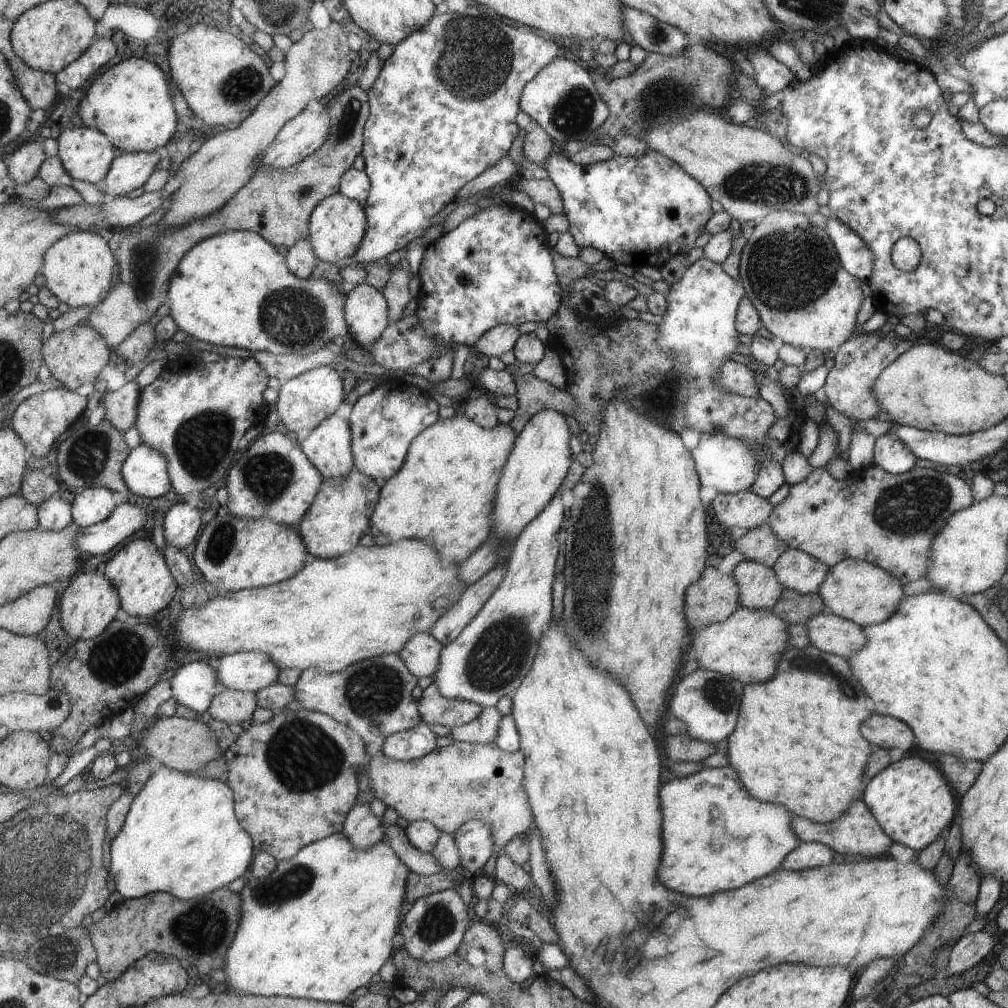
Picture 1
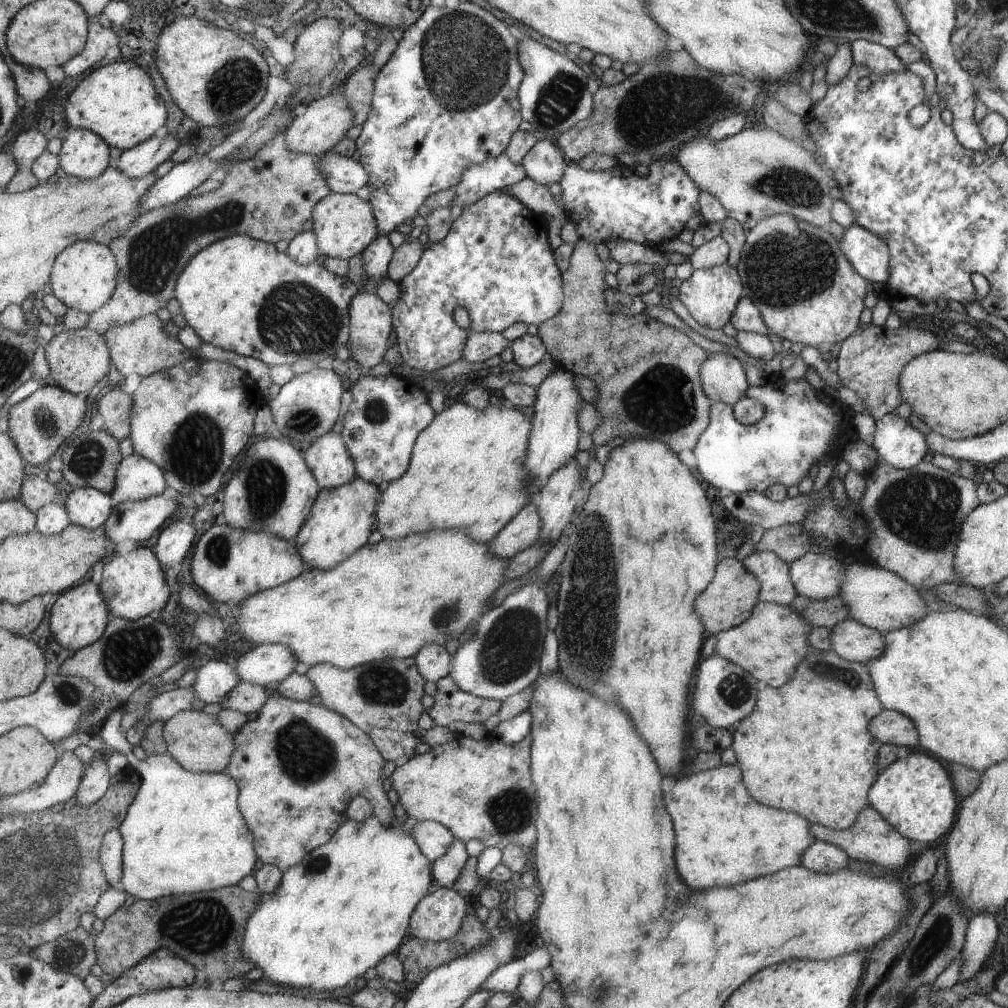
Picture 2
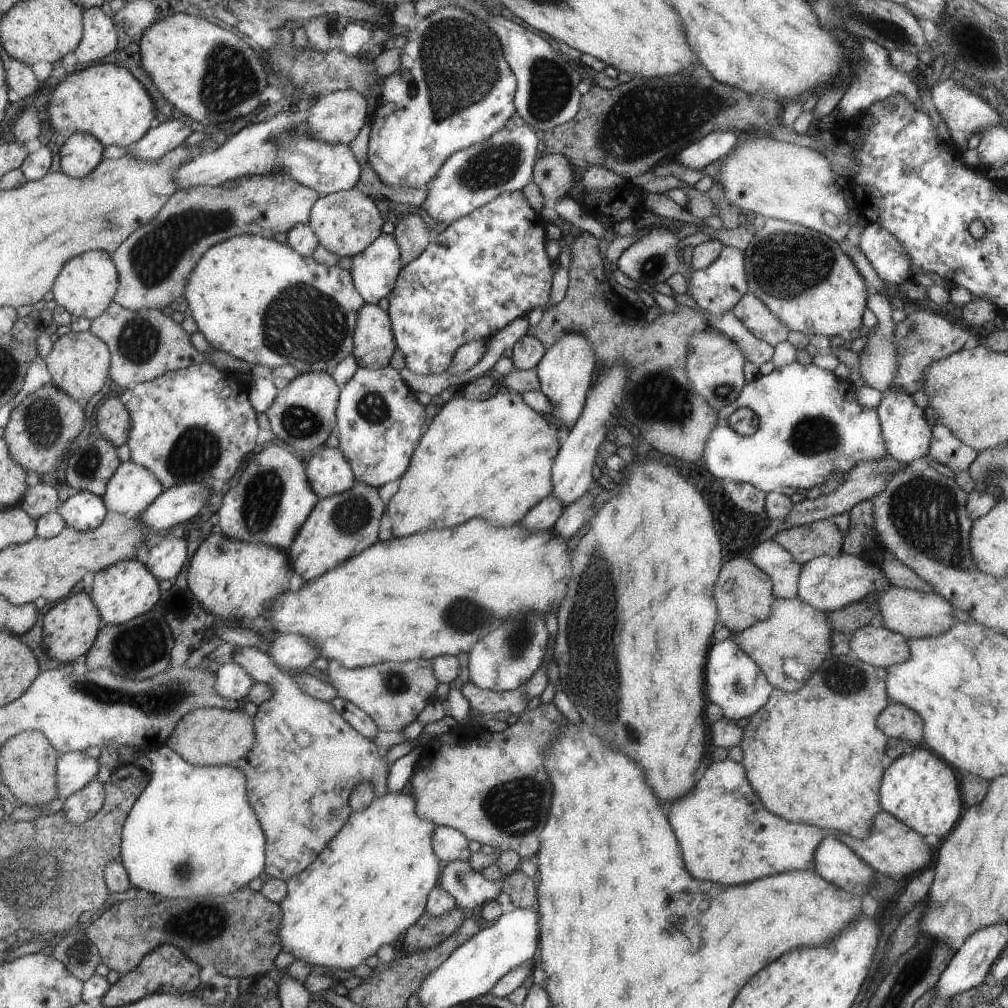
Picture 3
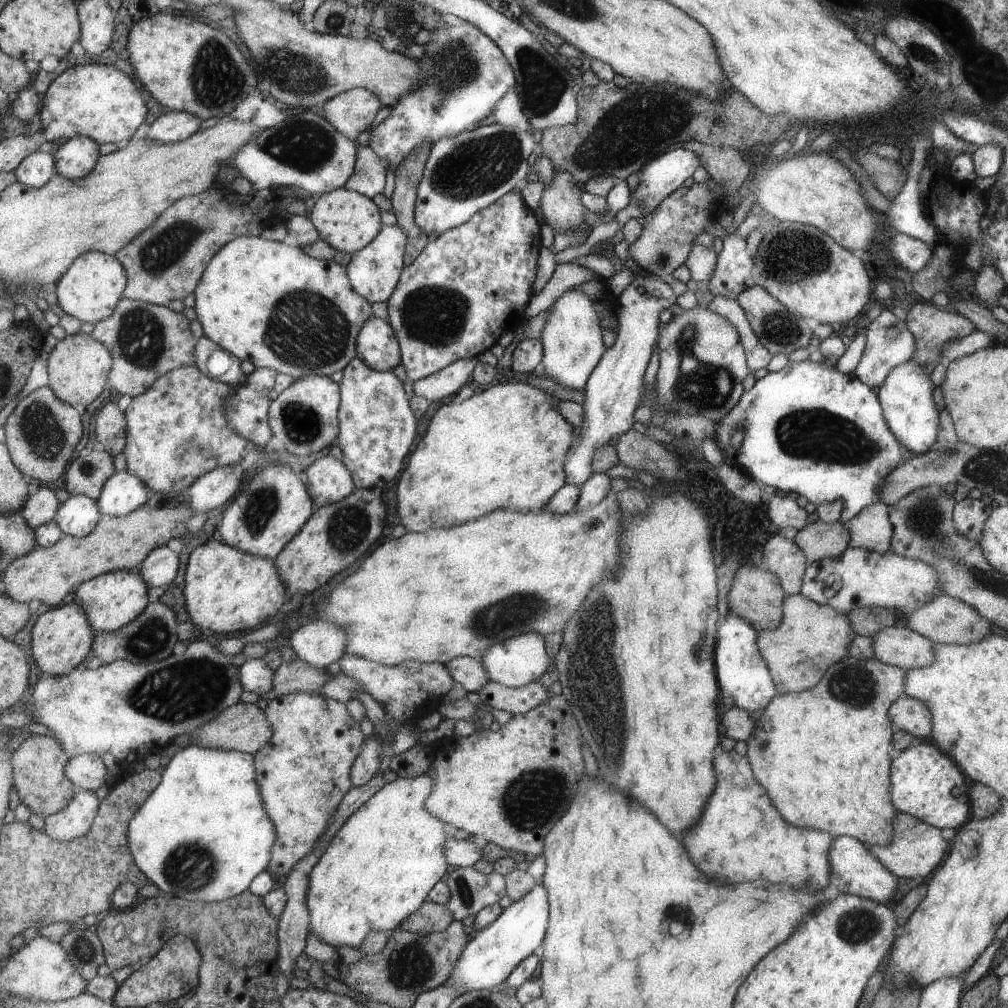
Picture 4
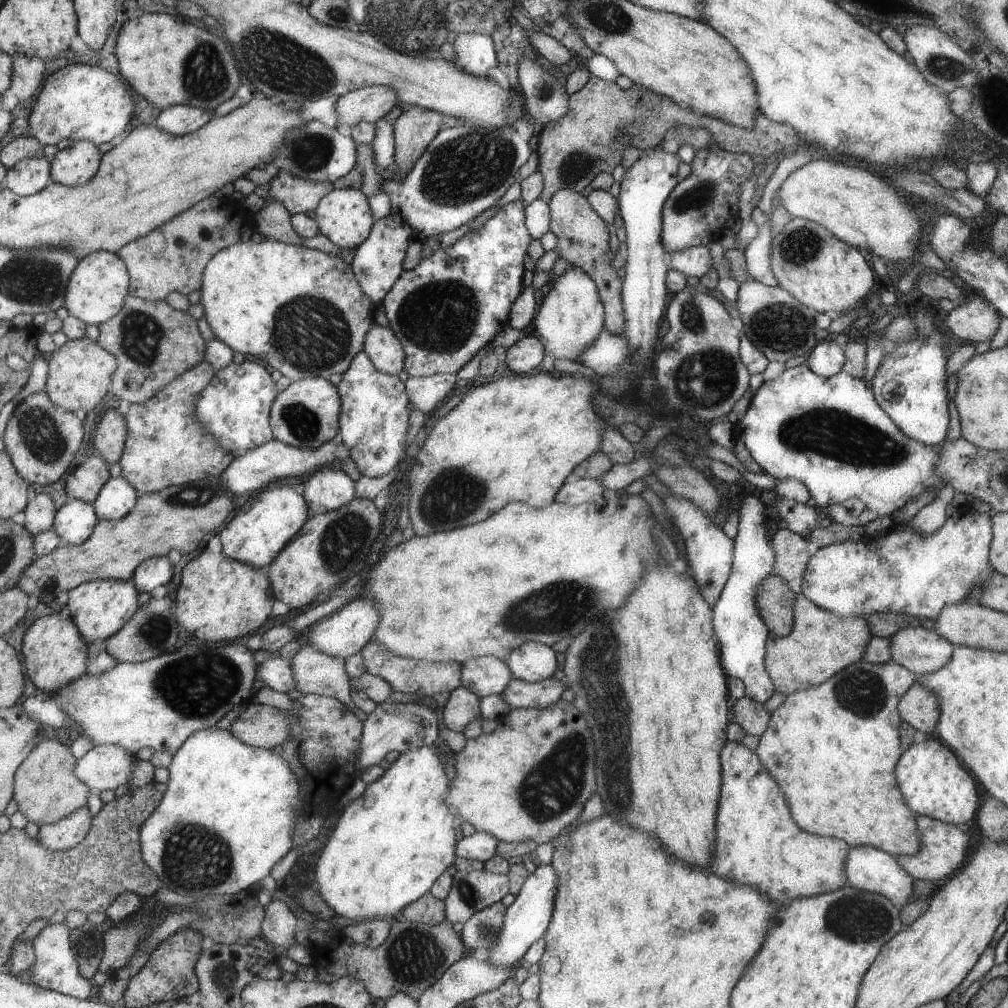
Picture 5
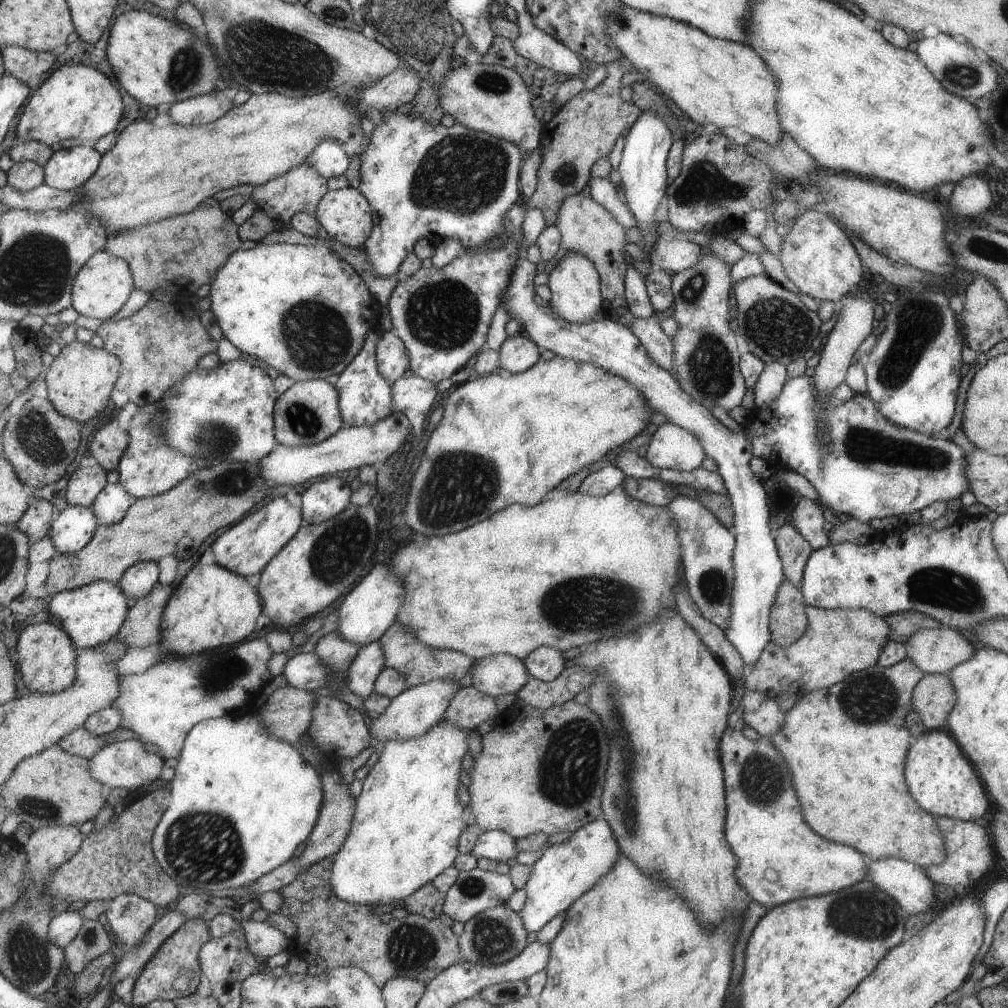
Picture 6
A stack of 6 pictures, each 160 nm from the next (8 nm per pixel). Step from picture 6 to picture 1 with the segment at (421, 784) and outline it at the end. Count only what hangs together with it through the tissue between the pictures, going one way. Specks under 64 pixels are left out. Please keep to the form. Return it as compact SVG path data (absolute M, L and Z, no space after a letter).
M343 832L332 834L324 839L307 845L302 848L293 858L278 863L278 867L271 876L253 878L247 876L248 882L241 890L243 896L242 919L236 939L228 950L225 974L225 984L229 986L228 993L240 995L263 995L263 996L284 996L299 997L300 999L313 999L318 1001L329 1001L330 1003L351 1002L352 994L371 982L371 978L385 966L385 962L391 956L391 938L397 932L399 922L399 910L406 891L406 880L410 870L405 866L404 861L393 852L389 843L384 839L376 842L371 848L355 848L352 840Z

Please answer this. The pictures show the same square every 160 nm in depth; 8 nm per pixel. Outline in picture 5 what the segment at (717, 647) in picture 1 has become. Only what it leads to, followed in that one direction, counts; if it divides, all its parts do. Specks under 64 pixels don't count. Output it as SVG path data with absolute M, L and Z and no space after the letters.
M799 593L795 600L792 631L786 637L778 637L773 633L768 634L764 666L776 691L784 695L791 695L792 692L805 690L807 687L816 687L824 680L831 678L836 672L843 670L848 664L856 663L864 655L865 647L868 646L868 640L871 638L873 636L863 616L840 617L834 612L819 608L806 596Z

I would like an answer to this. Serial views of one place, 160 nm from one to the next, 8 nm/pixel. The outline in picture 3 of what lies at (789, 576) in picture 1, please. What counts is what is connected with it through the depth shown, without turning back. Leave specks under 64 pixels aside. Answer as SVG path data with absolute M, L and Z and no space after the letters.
M845 553L832 557L819 555L800 565L796 596L812 605L813 608L827 613L839 610L849 603L860 601L871 592L879 595L888 586L891 584L886 580L880 568L861 557Z

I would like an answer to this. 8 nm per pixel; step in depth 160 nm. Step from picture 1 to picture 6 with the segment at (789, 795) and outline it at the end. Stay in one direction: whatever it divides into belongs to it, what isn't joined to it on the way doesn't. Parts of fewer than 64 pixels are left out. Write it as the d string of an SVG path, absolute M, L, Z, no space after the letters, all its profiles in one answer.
M909 657L887 668L875 664L853 672L852 675L832 684L831 687L802 693L797 703L784 714L782 727L774 735L768 737L777 752L780 752L785 764L789 766L793 784L797 788L797 796L801 796L801 812L805 812L805 820L809 820L809 828L813 828L813 832L817 832L819 836L825 836L827 840L857 848L856 851L860 852L867 862L888 858L901 859L926 869L928 866L941 864L945 860L947 849L944 847L944 839L935 817L932 817L924 808L921 808L920 804L917 804L916 800L913 800L904 779L904 760L908 754L910 732L903 726L903 718L911 710L912 692L924 675L924 672L921 672L921 669Z

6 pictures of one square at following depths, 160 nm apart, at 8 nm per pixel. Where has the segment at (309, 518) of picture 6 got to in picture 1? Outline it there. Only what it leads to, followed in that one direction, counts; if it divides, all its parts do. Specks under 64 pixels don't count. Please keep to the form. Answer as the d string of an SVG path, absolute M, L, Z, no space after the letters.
M329 416L301 442L301 448L327 478L344 477L356 466L349 416Z

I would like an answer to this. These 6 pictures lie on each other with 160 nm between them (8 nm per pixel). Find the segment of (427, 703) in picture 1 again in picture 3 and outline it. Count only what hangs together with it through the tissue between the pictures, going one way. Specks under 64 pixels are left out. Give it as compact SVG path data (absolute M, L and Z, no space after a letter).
M468 681L459 690L469 702L471 709L484 717L490 717L497 712L510 712L510 714L525 712L528 700L525 698L523 687L510 691L493 692L480 689L476 684Z

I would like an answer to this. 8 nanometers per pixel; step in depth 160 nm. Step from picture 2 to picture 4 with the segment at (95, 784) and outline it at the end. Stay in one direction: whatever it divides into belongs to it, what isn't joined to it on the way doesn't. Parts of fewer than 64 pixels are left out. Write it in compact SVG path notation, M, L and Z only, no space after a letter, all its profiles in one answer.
M80 789L64 809L45 818L43 830L58 841L86 835L98 816L101 801L95 791Z

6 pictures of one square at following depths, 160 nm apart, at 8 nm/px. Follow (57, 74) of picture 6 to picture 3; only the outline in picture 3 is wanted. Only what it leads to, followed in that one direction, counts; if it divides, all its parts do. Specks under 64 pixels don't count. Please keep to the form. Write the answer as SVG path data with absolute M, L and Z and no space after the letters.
M105 63L74 72L58 84L50 96L50 115L56 130L68 130L71 134L91 133L105 146L117 145L128 150L133 143L143 138L147 131L155 126L153 118L157 117L158 113L153 98L143 88L143 84L133 76L131 70L121 68L117 64Z

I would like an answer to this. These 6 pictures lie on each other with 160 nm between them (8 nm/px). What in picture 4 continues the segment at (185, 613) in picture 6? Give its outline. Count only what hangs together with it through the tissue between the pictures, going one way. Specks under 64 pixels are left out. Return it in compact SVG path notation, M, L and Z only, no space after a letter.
M214 539L199 545L190 554L185 584L187 588L183 589L183 595L187 600L187 612L191 612L195 625L212 631L213 634L233 634L233 632L245 632L251 628L258 628L257 626L263 624L267 618L273 618L290 598L287 584L280 575L274 559L252 555Z

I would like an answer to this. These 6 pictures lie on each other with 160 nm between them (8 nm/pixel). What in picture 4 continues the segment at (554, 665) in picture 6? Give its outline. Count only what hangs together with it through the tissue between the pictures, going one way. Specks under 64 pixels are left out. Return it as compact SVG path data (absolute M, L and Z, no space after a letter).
M523 633L492 644L479 660L488 680L506 687L520 687L527 682L535 681L535 678L539 678L547 668L547 652L543 648L543 638L539 638L537 633Z

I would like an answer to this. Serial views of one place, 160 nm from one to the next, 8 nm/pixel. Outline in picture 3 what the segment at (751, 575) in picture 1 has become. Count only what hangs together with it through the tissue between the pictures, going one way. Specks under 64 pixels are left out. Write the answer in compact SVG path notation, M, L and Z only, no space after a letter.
M767 539L766 541L761 541L757 546L753 547L753 550L749 552L748 559L752 561L754 565L757 565L757 568L760 568L764 573L768 573L771 577L772 592L776 597L784 599L792 599L796 597L800 564L796 561L788 549L784 549L773 539Z

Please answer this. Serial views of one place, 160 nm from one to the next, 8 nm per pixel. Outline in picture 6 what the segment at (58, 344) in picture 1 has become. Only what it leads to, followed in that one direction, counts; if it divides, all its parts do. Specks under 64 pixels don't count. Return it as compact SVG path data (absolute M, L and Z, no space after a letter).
M71 341L61 348L47 370L45 381L48 399L61 414L85 424L111 404L111 394L122 372L122 360L117 355L91 343Z

